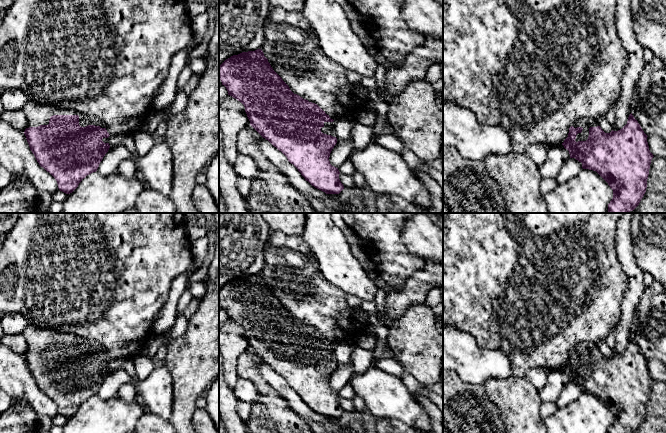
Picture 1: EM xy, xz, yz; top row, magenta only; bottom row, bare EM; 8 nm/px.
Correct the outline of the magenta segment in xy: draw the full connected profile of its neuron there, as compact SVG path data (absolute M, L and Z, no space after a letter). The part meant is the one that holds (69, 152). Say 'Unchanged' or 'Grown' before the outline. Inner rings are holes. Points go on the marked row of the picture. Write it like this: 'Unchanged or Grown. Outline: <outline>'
Grown. Outline: M30 99L22 111L27 119L24 134L30 150L39 165L55 178L60 191L72 193L87 175L97 171L110 148L110 135L99 118Z

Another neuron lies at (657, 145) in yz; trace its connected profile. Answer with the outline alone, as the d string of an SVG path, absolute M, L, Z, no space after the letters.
M648 136L647 142L650 152L654 157L666 157L666 140L657 136Z

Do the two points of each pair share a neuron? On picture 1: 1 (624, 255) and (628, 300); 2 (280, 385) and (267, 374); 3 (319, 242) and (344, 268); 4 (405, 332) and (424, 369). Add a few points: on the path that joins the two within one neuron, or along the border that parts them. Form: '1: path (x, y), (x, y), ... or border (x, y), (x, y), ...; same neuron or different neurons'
1: path (630, 266), (637, 275), (635, 289); same neuron
2: path (277, 382), (270, 375); same neuron
3: path (325, 248), (338, 262); same neuron
4: path (414, 341), (421, 348), (423, 360); same neuron

